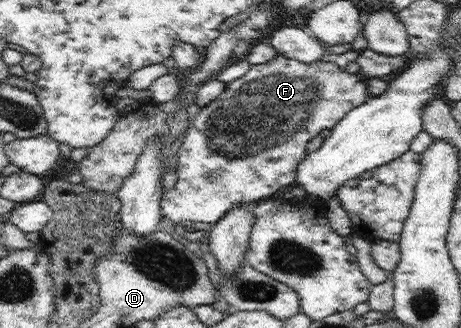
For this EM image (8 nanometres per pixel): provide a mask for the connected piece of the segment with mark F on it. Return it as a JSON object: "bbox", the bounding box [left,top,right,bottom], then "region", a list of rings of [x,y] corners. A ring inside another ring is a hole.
{"bbox":[160,53,369,224],"region":[[[278,53],[268,63],[250,65],[246,75],[228,83],[218,98],[200,109],[192,128],[187,129],[178,151],[178,181],[160,199],[162,220],[214,224],[240,204],[255,204],[258,199],[293,186],[308,143],[322,131],[331,131],[344,115],[369,98],[366,77],[360,72],[340,70],[335,62],[302,63]]]}

